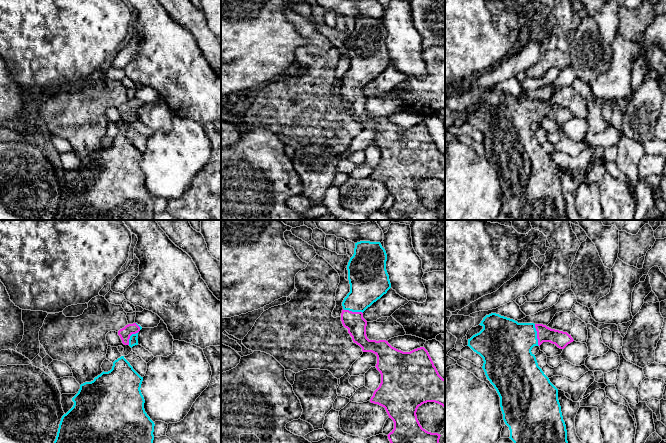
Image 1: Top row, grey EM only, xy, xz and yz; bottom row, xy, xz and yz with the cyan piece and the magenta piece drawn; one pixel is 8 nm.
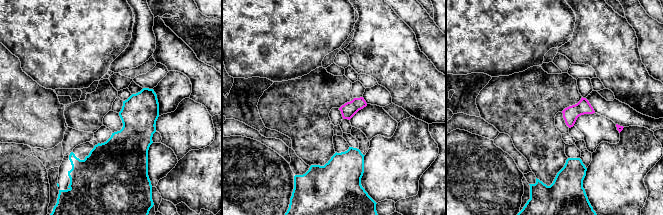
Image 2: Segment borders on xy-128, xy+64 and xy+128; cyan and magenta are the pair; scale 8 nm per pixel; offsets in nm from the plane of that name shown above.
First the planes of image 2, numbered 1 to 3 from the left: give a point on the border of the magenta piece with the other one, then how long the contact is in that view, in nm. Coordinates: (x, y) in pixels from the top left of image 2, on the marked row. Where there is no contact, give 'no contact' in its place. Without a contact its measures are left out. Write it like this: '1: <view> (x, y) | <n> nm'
1: no contact
2: no contact
3: no contact

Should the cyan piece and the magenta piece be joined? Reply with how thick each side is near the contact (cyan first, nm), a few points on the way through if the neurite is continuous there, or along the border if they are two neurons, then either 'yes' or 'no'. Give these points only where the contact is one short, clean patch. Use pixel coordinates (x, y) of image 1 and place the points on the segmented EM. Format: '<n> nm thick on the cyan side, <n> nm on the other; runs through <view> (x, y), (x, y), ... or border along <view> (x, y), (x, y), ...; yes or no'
400 nm thick on the cyan side, 130 nm on the other; runs through yz (507, 344), (536, 335), (552, 335), (561, 339); yes

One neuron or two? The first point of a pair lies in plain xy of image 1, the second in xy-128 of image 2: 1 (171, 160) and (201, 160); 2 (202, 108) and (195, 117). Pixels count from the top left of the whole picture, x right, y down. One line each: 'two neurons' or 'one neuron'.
1: two neurons
2: two neurons

